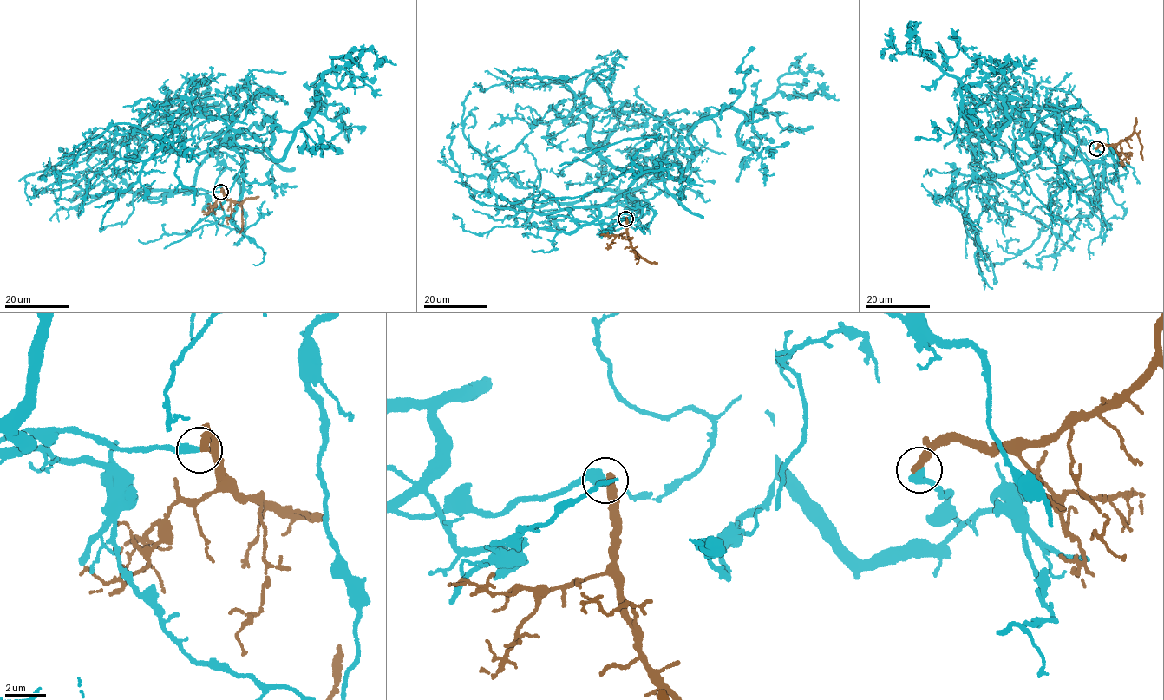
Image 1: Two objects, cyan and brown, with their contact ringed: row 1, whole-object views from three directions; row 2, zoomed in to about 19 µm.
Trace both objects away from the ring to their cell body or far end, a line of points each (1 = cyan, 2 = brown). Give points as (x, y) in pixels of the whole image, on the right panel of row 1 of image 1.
1: (1097, 149), (1088, 163), (1032, 128), (1028, 97), (1003, 98), (989, 136), (961, 83), (920, 56), (919, 22)
2: (1097, 148), (1100, 145), (1116, 144), (1135, 133), (1141, 145), (1143, 160)

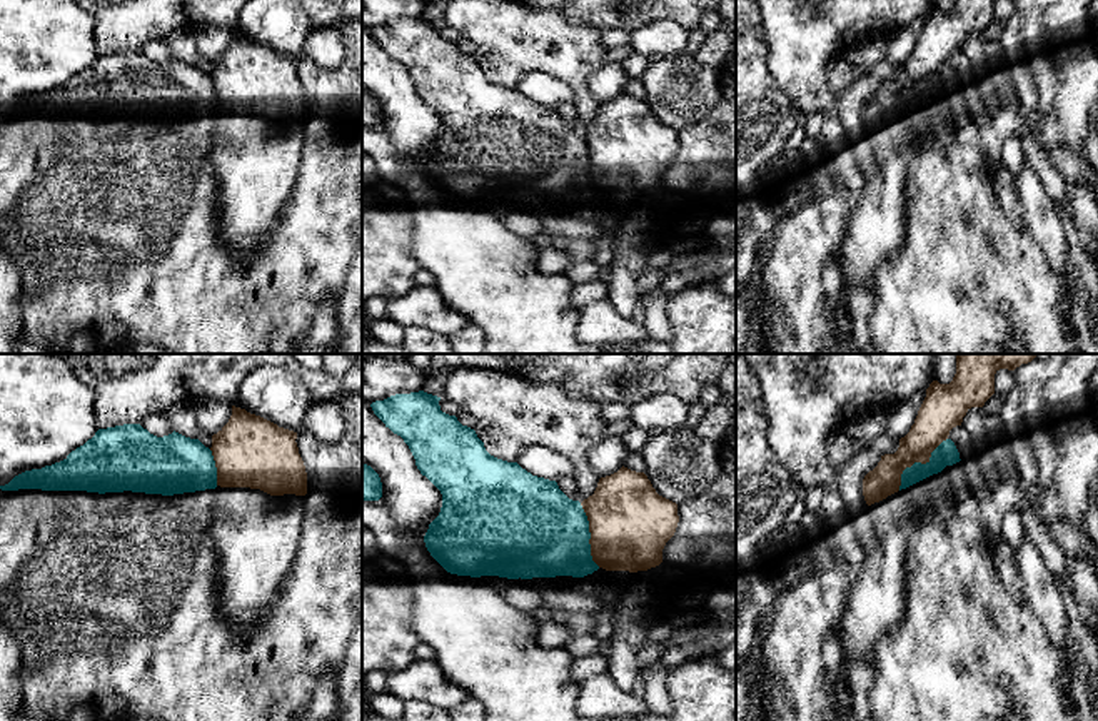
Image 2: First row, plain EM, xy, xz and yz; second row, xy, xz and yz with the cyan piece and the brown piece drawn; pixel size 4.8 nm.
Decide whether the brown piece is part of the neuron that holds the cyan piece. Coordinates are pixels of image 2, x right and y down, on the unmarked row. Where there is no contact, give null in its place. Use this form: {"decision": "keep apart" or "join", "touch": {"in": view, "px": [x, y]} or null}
{"decision": "keep apart", "touch": {"in": "yz", "px": [916, 89]}}

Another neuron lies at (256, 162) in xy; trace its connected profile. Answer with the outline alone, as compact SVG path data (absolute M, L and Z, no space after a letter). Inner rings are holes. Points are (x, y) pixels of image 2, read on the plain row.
M232 32L229 48L212 62L217 93L210 160L217 180L219 237L247 265L270 237L299 177L307 98L297 58Z

